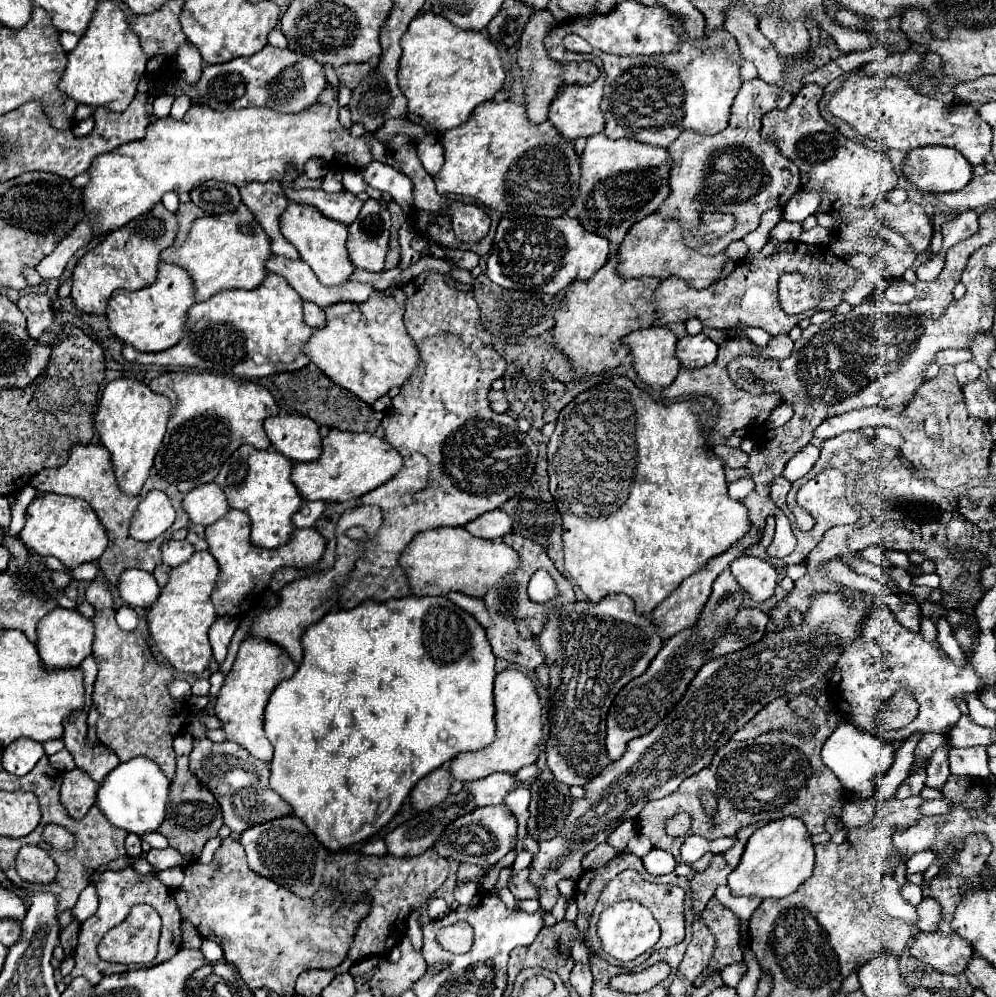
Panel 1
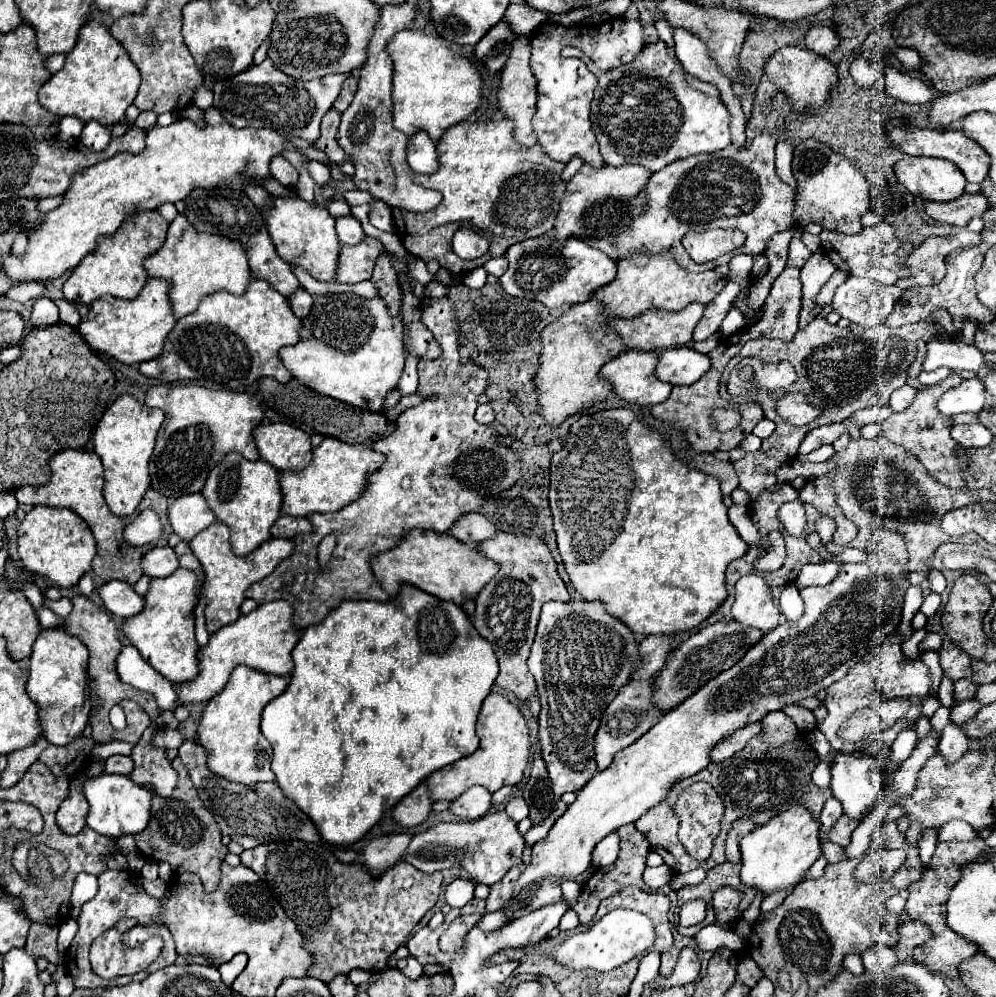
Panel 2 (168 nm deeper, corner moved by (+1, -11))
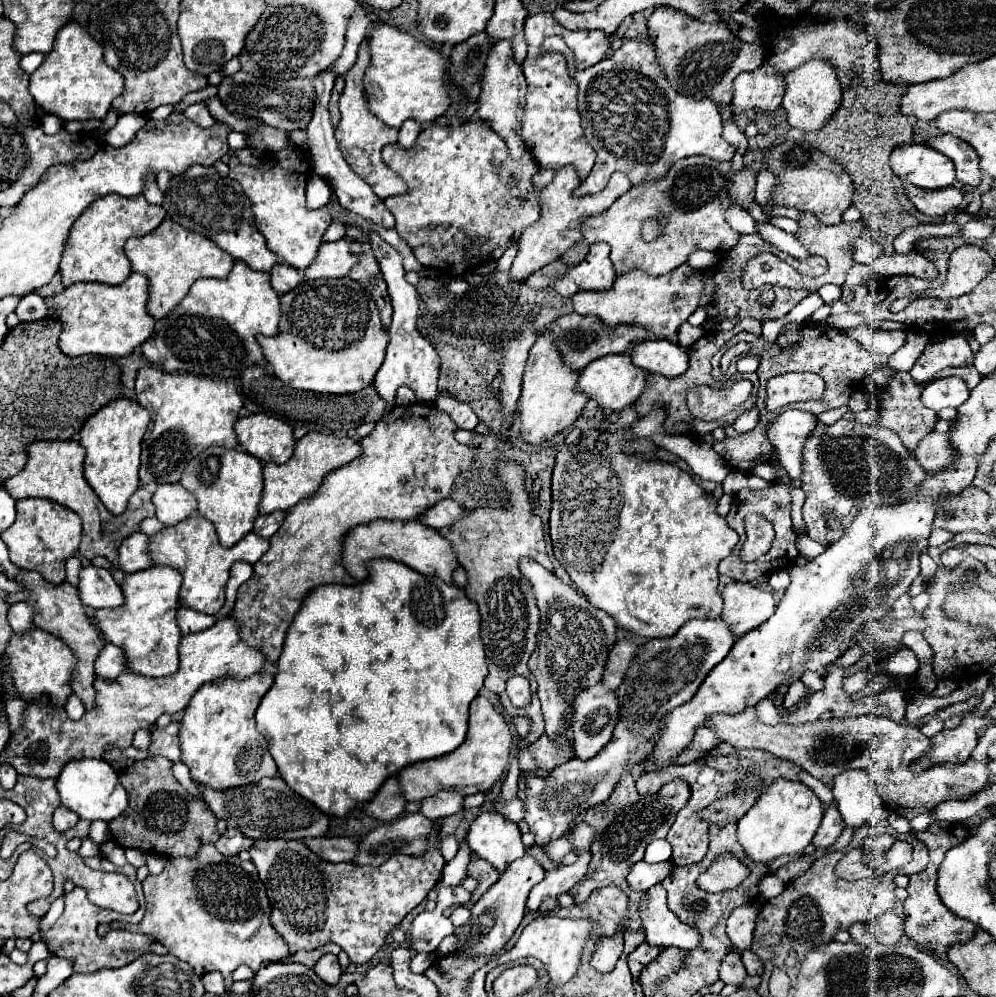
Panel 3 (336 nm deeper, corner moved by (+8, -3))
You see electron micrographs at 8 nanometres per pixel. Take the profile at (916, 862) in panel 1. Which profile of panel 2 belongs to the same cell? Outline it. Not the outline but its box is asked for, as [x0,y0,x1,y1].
[938,820,977,842]

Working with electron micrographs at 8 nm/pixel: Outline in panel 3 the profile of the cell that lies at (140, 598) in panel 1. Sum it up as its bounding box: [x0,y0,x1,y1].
[76,565,124,609]

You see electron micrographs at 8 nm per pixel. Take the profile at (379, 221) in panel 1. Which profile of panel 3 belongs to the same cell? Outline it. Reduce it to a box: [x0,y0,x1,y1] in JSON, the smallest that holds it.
[304,239,362,279]

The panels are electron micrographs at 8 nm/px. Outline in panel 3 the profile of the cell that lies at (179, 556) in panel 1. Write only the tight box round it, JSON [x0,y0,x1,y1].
[118,533,152,573]

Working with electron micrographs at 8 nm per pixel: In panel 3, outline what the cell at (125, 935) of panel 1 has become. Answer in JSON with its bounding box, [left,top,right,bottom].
[97,845,290,979]

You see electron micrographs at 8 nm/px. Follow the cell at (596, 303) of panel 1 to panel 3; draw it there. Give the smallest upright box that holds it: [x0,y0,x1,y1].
[518,331,588,445]

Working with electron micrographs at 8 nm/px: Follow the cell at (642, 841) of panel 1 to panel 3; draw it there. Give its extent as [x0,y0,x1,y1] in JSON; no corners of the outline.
[644,839,672,863]

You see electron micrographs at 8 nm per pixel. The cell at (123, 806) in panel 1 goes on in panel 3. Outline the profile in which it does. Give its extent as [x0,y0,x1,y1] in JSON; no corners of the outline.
[56,759,128,821]

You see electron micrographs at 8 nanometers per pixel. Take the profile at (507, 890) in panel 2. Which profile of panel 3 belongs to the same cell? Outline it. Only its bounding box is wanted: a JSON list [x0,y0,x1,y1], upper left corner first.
[466,853,500,909]

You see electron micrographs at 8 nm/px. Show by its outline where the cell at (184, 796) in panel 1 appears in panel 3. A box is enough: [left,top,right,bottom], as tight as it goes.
[108,757,220,857]

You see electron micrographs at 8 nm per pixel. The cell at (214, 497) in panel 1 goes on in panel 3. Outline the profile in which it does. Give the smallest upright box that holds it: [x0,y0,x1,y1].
[152,483,196,525]

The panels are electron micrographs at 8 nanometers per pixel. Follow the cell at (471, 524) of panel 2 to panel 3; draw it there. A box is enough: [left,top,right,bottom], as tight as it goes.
[418,499,462,529]

